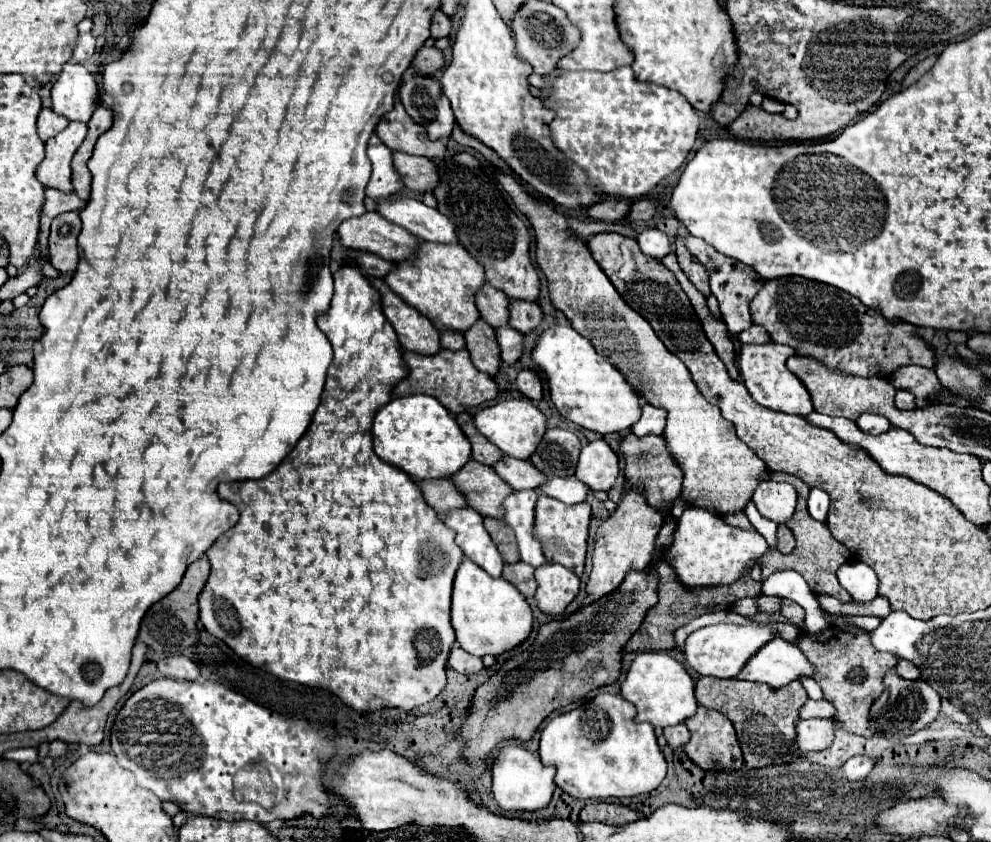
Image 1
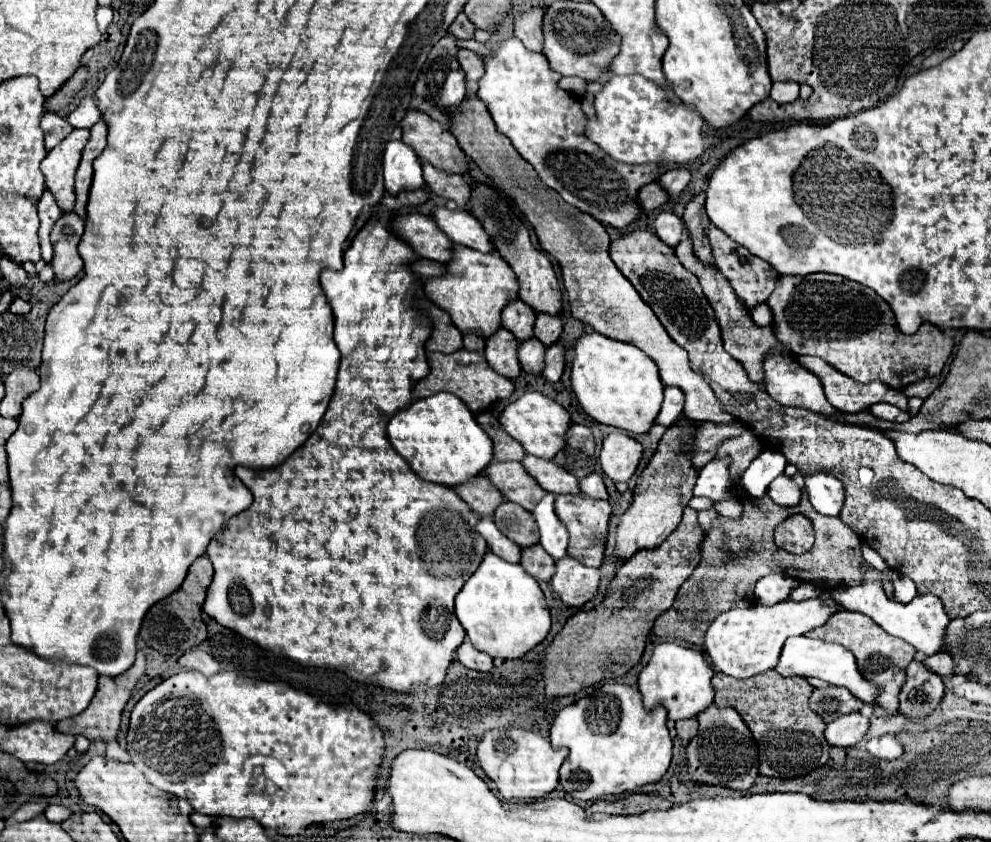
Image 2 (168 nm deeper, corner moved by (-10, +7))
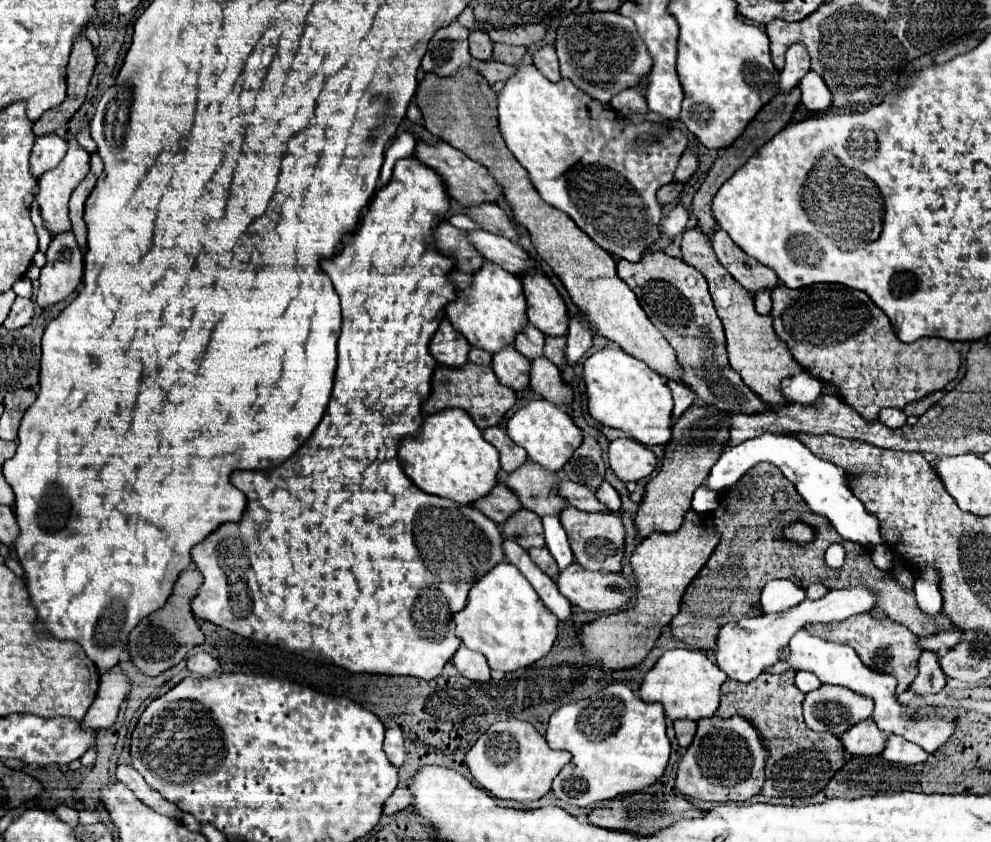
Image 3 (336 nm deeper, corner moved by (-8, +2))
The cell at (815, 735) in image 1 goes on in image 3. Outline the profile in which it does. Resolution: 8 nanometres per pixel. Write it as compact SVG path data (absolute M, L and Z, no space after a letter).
M862 720L860 724L854 724L844 736L840 736L840 742L846 752L852 756L872 756L880 754L886 742L886 734L878 730L874 720Z

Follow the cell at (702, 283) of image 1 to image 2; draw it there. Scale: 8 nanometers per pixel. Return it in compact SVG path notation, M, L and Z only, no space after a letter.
M704 185L700 195L692 197L688 201L682 219L688 227L688 233L690 233L692 243L694 243L694 253L698 255L698 259L706 261L706 263L712 263L714 257L712 257L712 251L710 251L710 241L706 237L706 231L710 227L710 219L704 211L704 203L706 203L706 185Z

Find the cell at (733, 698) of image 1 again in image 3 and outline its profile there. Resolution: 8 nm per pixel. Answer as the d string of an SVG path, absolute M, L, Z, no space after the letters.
M794 670L784 674L760 674L750 684L726 680L722 684L722 698L718 716L730 718L740 714L750 720L758 730L768 758L766 758L766 784L764 796L814 796L818 794L836 770L844 766L844 748L830 732L812 732L802 718L804 694L794 684Z

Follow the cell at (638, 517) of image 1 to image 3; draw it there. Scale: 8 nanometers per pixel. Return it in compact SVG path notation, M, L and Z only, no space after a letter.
M690 406L684 416L676 420L676 424L672 426L672 440L664 450L662 468L646 484L644 498L634 518L636 530L642 538L646 538L650 532L670 534L680 528L684 514L690 510L694 490L704 484L710 468L722 454L722 444L728 440L728 428L730 414L710 406Z

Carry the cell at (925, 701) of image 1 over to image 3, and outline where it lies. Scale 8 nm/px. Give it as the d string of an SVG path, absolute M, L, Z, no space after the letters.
M922 652L918 660L918 676L910 684L910 690L918 696L926 696L940 692L944 684L946 684L946 676L938 664L938 656L932 652Z

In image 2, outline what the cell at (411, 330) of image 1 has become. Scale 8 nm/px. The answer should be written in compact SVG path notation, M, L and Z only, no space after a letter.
M420 299L420 303L428 311L428 315L432 317L432 323L434 323L434 331L432 331L430 339L426 341L426 351L428 353L434 353L434 351L454 353L454 351L462 349L462 333L454 327L454 323L446 315L446 311L428 303L426 299Z

